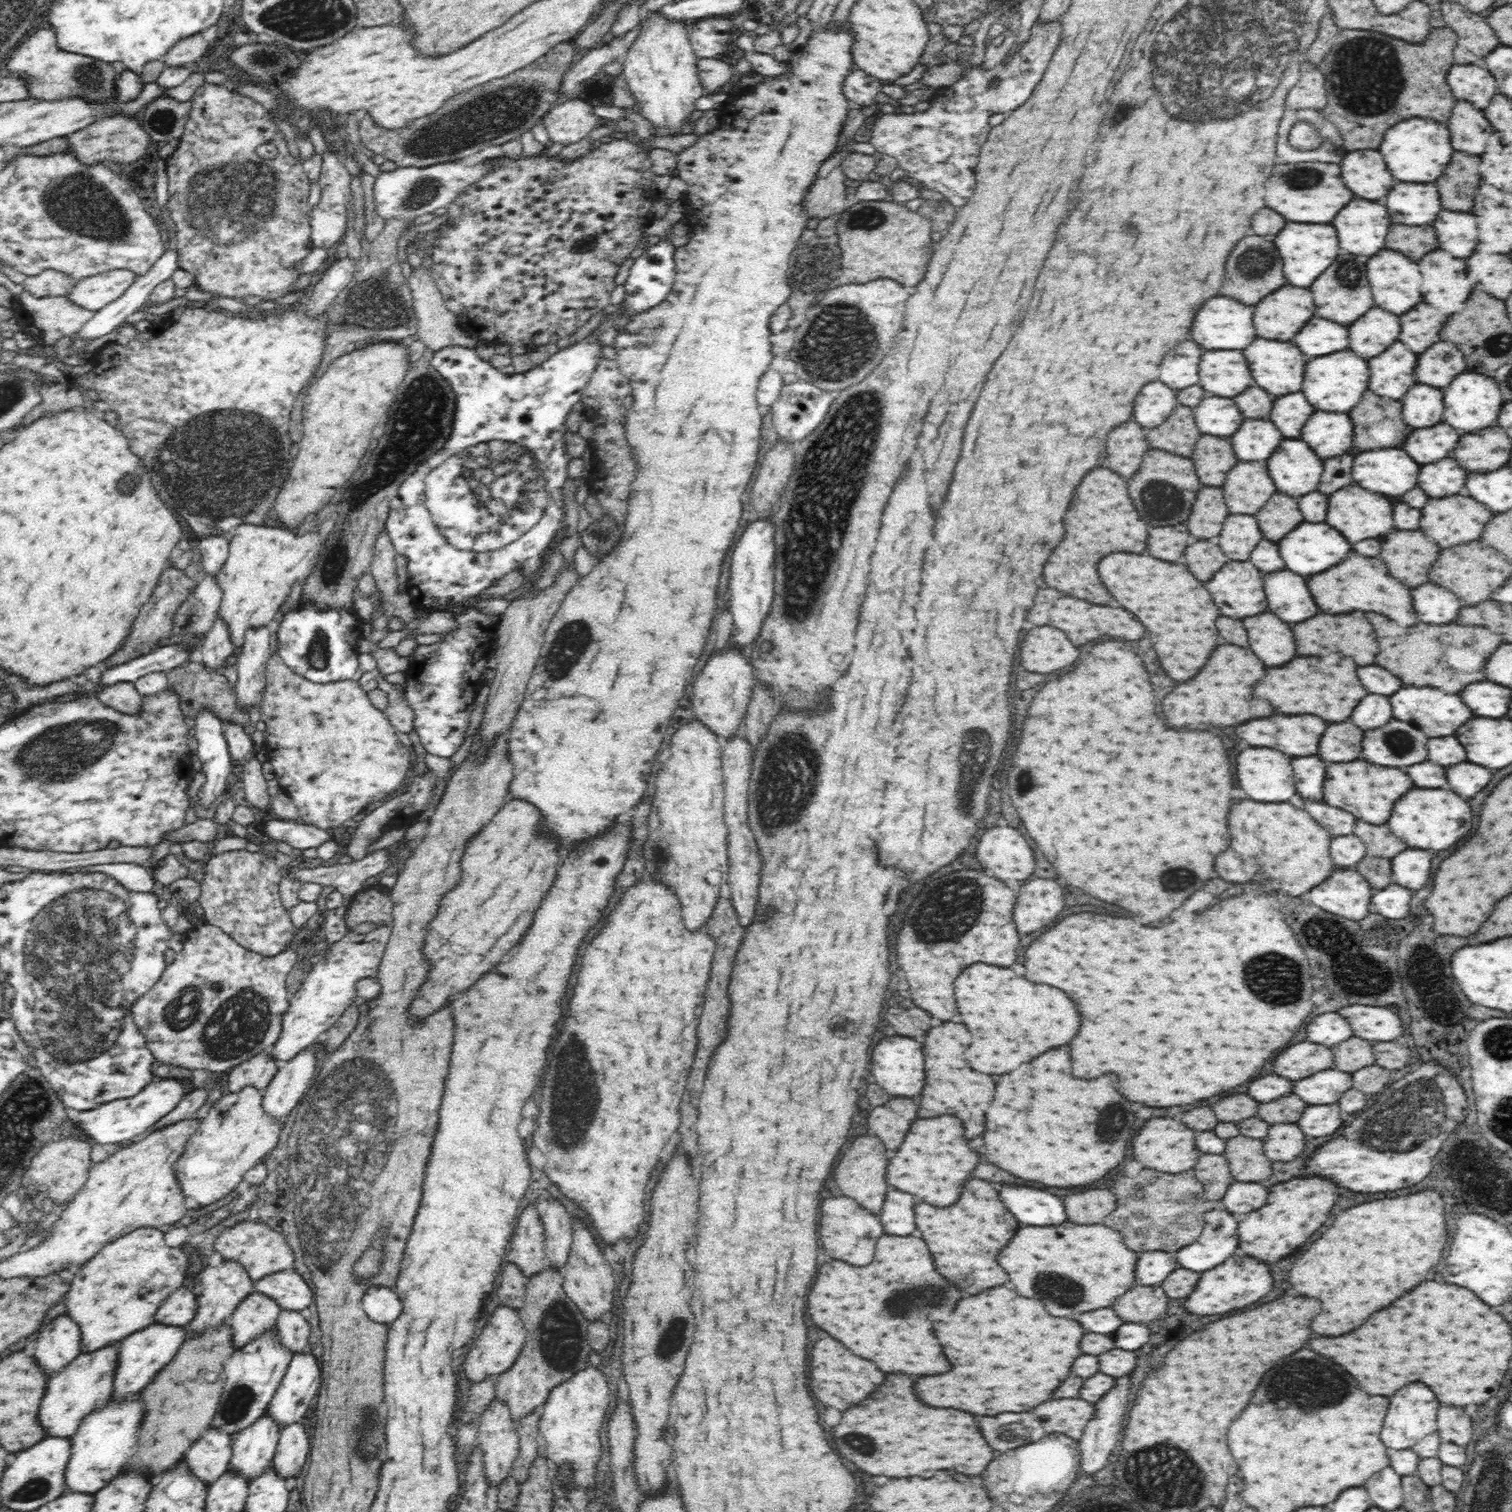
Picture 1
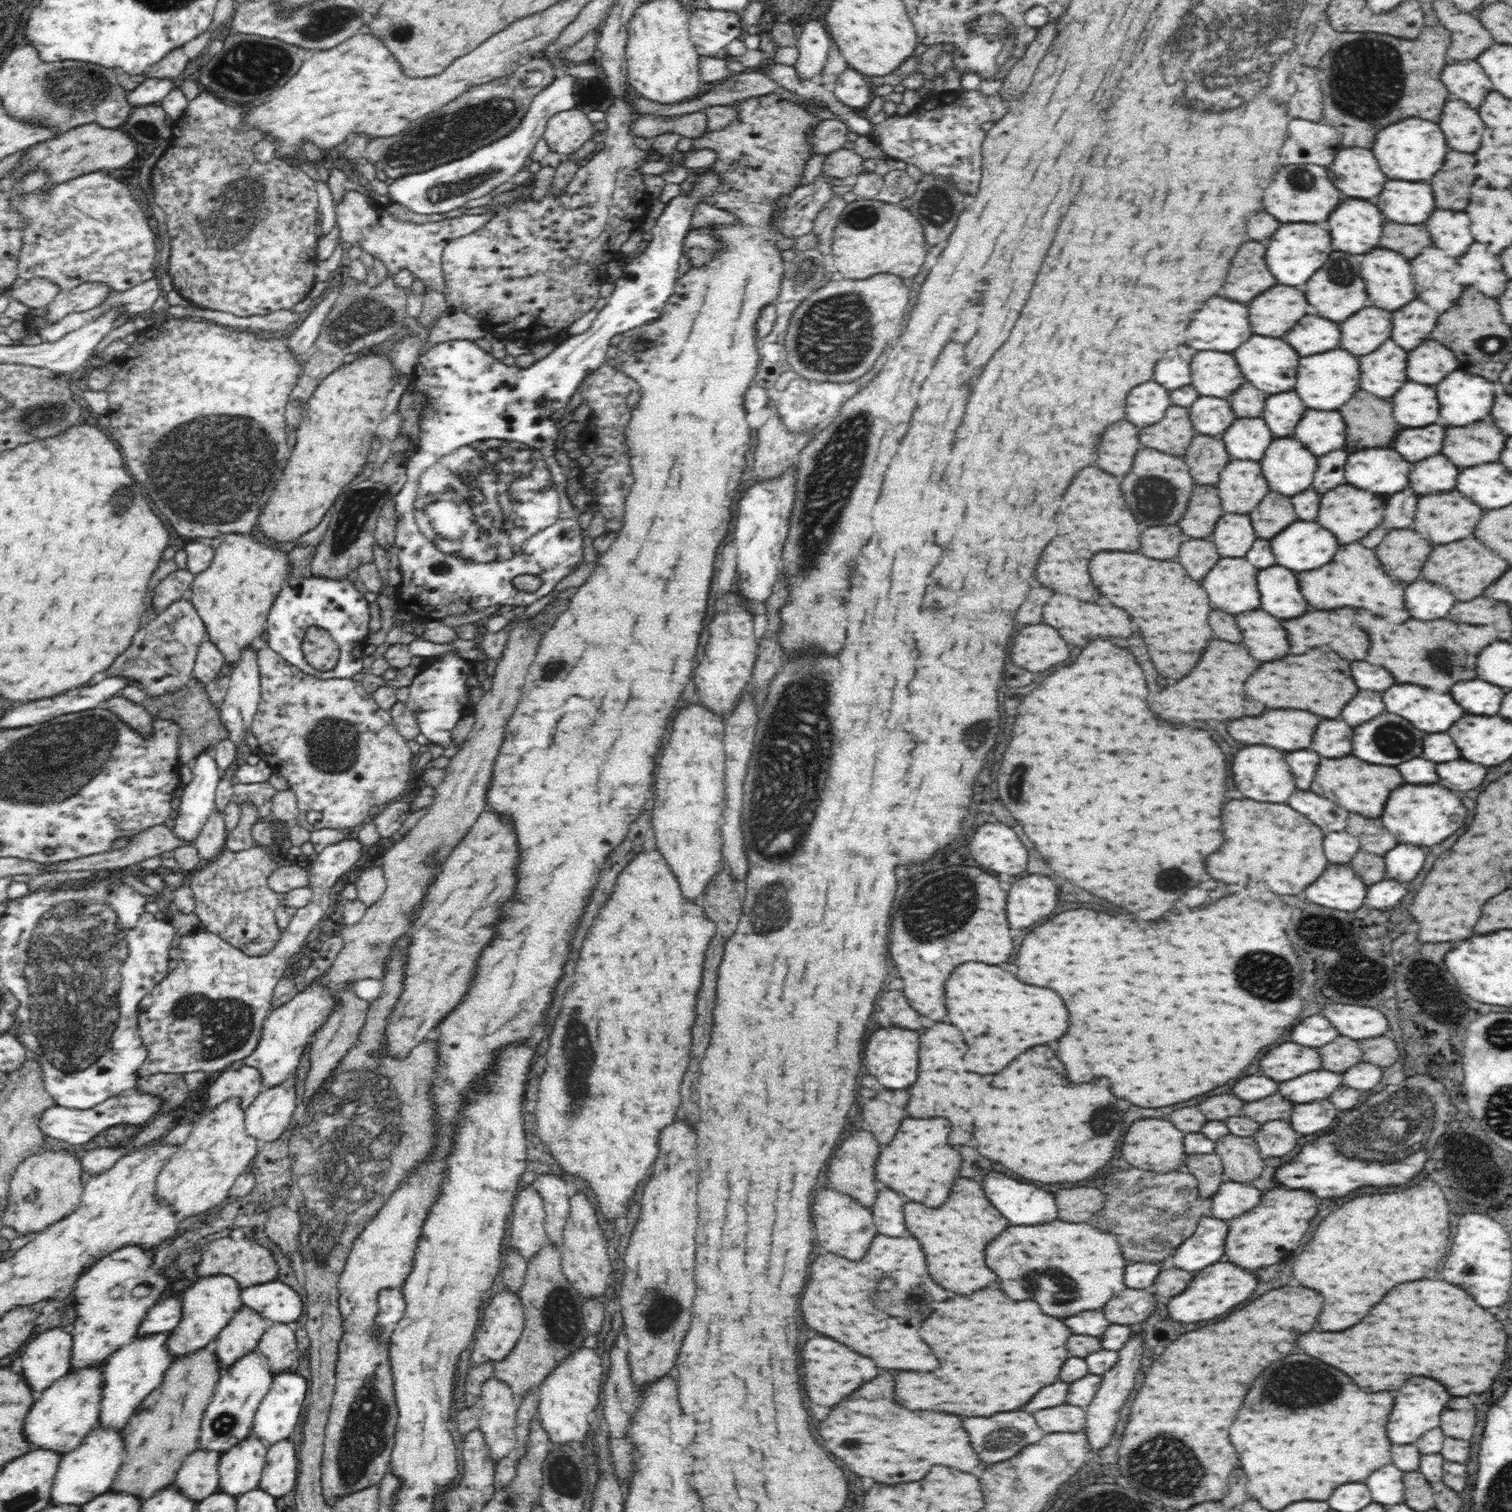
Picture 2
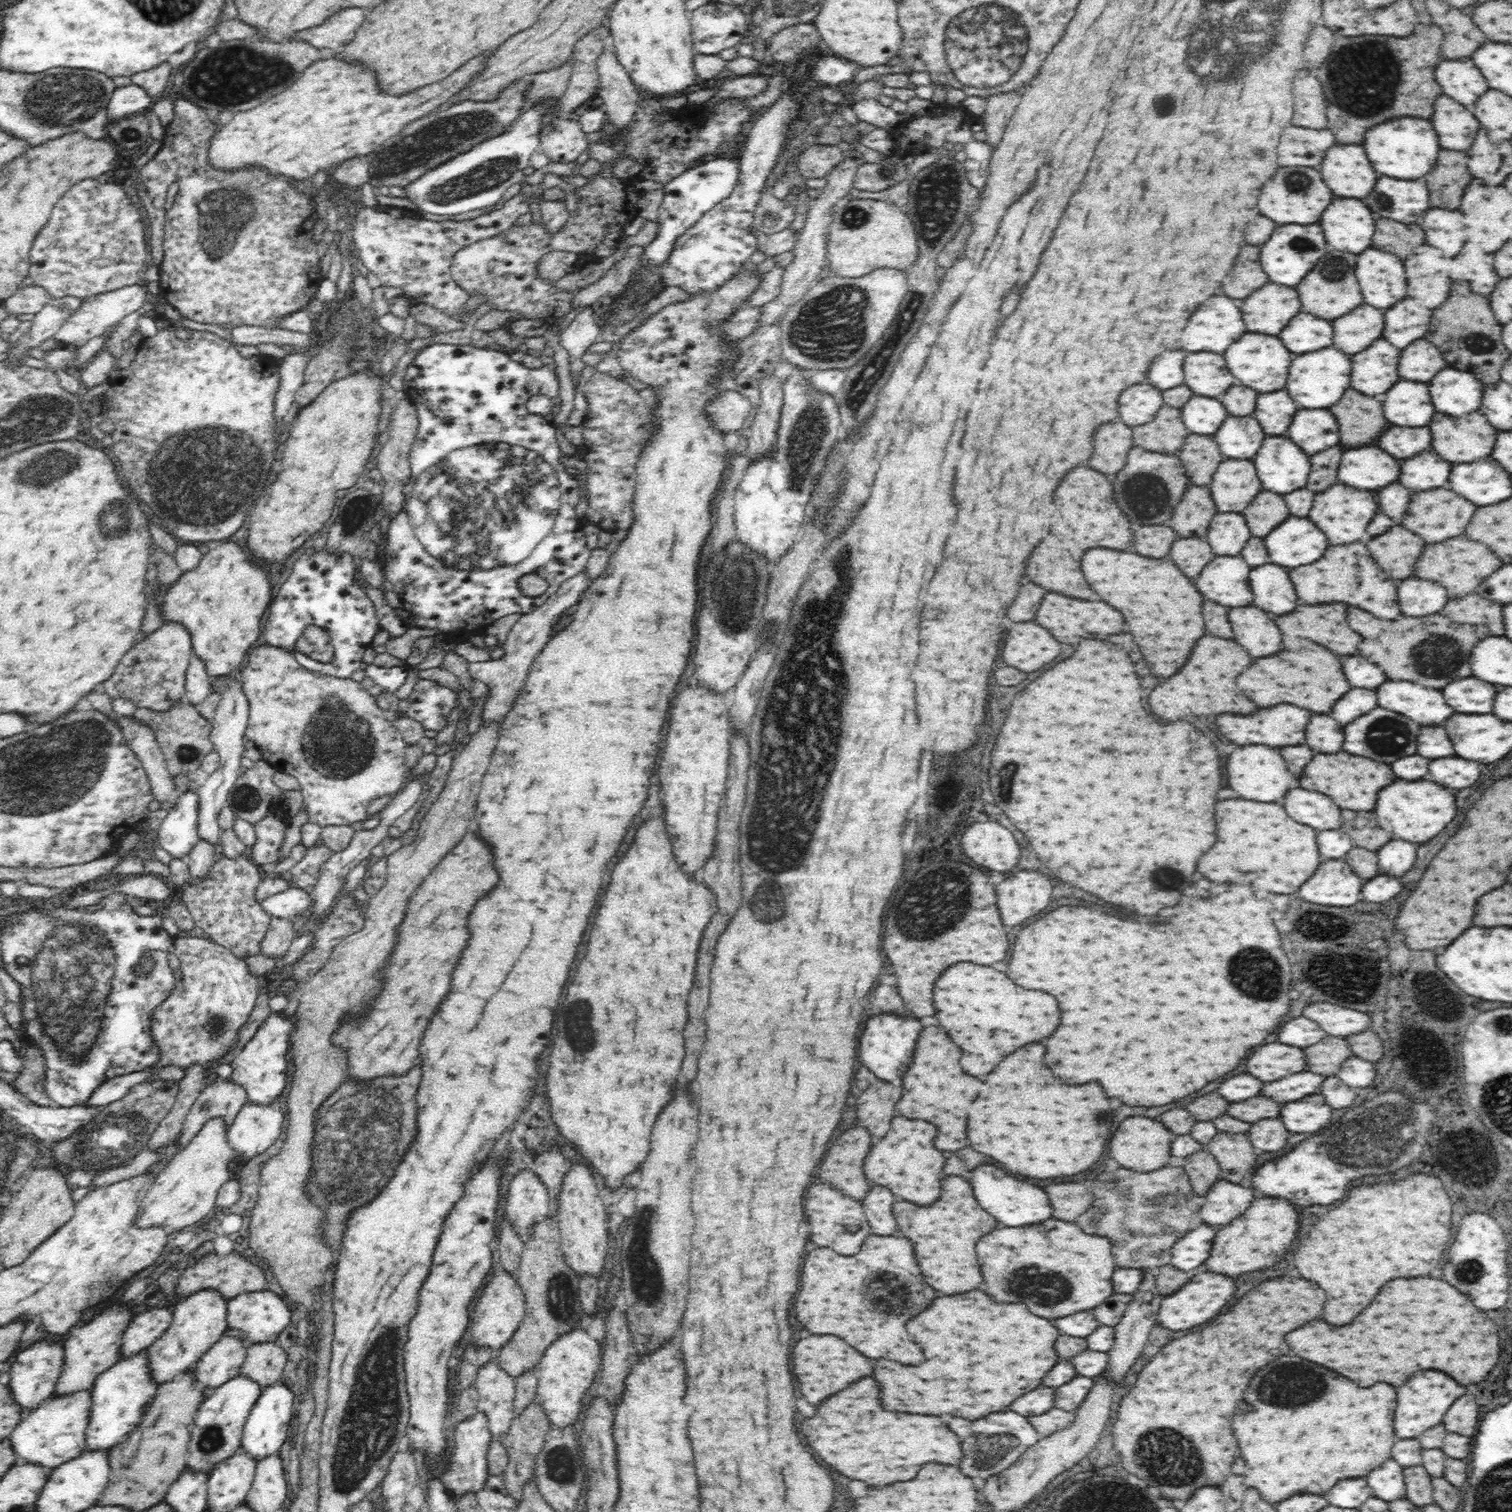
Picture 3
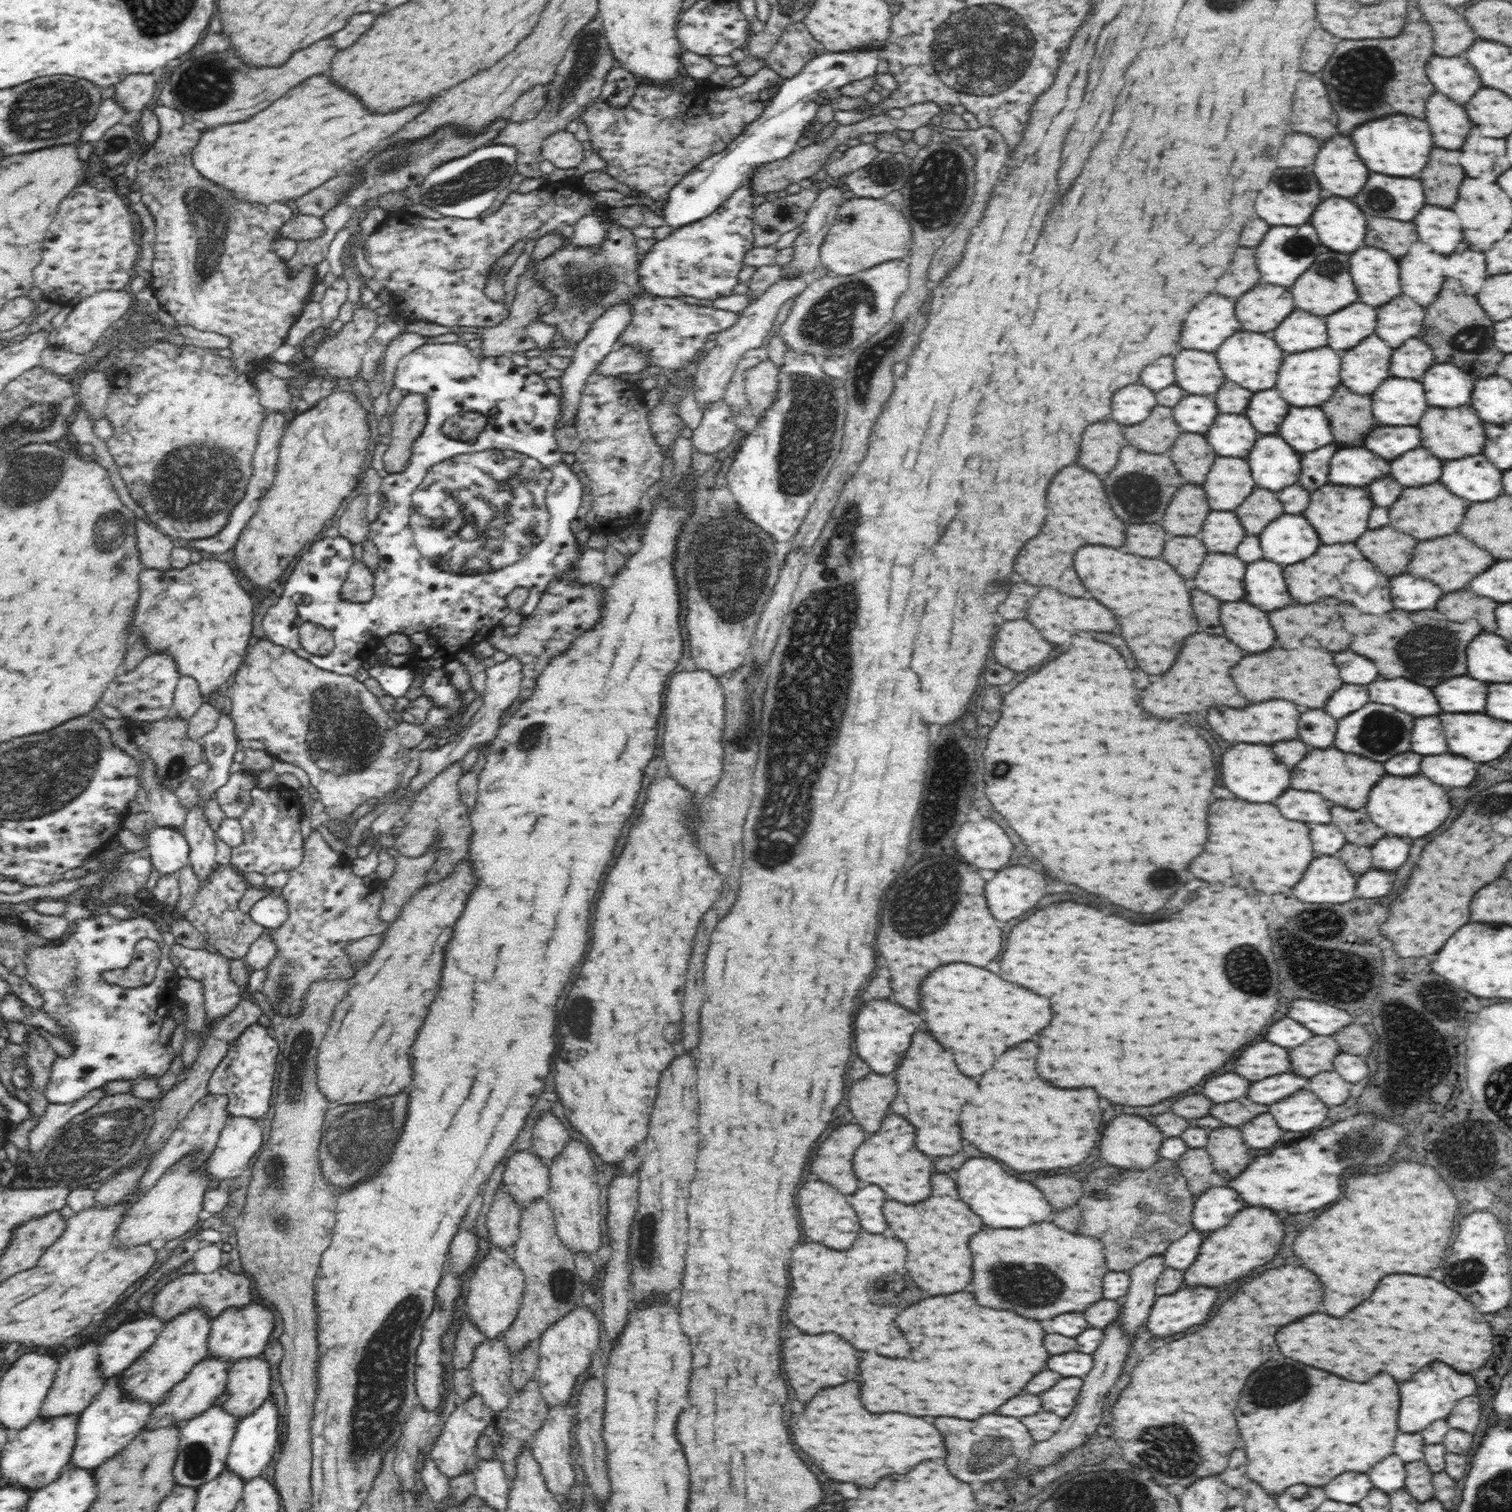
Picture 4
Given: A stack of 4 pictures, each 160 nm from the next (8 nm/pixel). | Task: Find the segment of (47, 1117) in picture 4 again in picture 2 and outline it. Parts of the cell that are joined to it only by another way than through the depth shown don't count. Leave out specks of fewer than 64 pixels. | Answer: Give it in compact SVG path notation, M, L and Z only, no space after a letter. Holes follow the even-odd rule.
M344 839L338 844L326 846L317 854L310 866L308 887L312 889L312 900L306 906L296 909L288 928L281 934L280 940L273 950L264 956L248 956L244 952L228 944L217 934L200 929L190 935L182 936L177 946L180 953L176 959L178 965L166 978L152 988L152 992L140 1000L138 1004L138 1032L148 1049L148 1056L137 1070L137 1076L152 1074L186 1074L201 1070L207 1074L228 1069L236 1060L244 1060L252 1054L260 1040L264 1021L272 1012L271 1000L274 987L287 973L291 973L297 965L302 943L308 934L330 908L330 894L334 884L346 875L354 875L356 862L360 860L362 846L356 839Z

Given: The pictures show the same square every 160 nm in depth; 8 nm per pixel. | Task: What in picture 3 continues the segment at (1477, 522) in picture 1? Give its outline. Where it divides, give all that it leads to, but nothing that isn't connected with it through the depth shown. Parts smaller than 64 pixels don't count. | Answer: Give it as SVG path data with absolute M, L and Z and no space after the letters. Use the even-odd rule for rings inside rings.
M1434 488L1434 490L1428 490L1428 492L1412 494L1410 506L1406 510L1406 516L1404 516L1402 524L1410 532L1422 536L1422 540L1432 544L1432 542L1442 542L1442 540L1448 540L1448 538L1464 534L1464 528L1470 522L1474 510L1476 510L1476 506L1472 502L1464 500L1462 496L1458 496L1456 492L1446 490L1446 488ZM1430 510L1432 510L1432 514L1428 514Z

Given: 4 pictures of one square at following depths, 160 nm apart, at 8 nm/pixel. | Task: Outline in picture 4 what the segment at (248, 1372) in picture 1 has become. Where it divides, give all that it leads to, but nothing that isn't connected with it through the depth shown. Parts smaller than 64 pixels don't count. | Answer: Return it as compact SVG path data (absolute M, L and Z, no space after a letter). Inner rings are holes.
M227 1394L219 1397L214 1406L206 1412L194 1416L181 1425L178 1456L176 1457L172 1474L176 1485L197 1488L210 1480L216 1479L220 1472L224 1471L229 1446L235 1436L237 1424L240 1418L224 1412L223 1402Z

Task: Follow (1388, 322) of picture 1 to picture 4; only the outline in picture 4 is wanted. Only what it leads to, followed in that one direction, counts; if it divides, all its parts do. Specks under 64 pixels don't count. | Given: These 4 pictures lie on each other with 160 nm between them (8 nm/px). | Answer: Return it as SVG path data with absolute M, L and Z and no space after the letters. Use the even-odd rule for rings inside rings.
M1356 302L1332 316L1326 316L1324 320L1328 326L1328 346L1334 350L1348 350L1374 334L1376 310L1368 304Z

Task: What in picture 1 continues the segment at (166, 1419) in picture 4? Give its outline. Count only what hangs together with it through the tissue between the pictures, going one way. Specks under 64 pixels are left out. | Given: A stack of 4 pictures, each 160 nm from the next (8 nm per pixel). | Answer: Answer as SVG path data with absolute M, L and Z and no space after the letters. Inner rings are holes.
M258 1292L246 1297L228 1318L232 1329L232 1344L236 1349L256 1340L262 1332L275 1330L281 1308L272 1300Z

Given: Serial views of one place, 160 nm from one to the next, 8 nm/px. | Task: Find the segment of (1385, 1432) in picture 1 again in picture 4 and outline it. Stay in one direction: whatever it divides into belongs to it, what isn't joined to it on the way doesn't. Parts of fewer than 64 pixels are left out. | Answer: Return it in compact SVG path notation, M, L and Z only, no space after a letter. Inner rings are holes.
M1442 1362L1428 1364L1428 1368L1422 1368L1420 1372L1416 1372L1416 1376L1412 1376L1412 1380L1400 1386L1400 1414L1398 1414L1400 1432L1420 1433L1435 1420L1446 1419L1448 1412L1452 1412L1460 1398L1472 1396L1474 1392L1476 1382L1468 1374L1460 1374Z

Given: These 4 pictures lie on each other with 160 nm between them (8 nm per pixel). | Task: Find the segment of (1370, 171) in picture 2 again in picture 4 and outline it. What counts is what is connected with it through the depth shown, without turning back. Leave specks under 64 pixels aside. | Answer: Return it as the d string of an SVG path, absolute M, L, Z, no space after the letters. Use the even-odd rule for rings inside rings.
M1334 136L1318 151L1310 168L1320 186L1332 196L1354 196L1368 180L1368 168L1356 156L1352 140L1346 136Z

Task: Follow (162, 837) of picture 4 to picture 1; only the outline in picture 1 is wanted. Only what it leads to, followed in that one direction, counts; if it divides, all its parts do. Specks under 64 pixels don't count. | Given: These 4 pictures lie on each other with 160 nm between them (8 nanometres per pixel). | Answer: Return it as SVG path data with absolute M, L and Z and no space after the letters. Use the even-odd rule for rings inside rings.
M203 709L191 721L192 734L198 740L197 755L202 763L201 772L206 774L206 782L201 786L198 804L208 808L220 794L226 793L226 785L232 778L233 765L226 736L222 735L222 720L210 709Z

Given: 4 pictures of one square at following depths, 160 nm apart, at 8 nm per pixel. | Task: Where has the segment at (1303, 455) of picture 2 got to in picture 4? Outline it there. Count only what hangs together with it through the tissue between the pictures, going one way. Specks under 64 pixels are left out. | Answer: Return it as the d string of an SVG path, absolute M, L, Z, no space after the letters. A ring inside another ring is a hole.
M1268 435L1256 440L1246 459L1254 482L1262 488L1276 492L1298 482L1300 456L1280 436Z

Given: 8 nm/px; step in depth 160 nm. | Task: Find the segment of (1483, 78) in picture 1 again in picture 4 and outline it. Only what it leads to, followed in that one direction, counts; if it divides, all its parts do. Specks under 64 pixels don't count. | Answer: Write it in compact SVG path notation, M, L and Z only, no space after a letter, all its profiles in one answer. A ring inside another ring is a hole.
M1432 56L1428 60L1426 72L1438 92L1460 104L1466 104L1474 92L1482 88L1476 70L1468 64L1466 58Z

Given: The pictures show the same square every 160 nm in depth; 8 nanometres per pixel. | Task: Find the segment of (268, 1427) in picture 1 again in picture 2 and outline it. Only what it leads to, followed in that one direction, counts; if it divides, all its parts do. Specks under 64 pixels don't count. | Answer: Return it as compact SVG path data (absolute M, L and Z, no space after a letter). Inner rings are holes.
M251 1434L221 1454L218 1463L219 1490L230 1496L257 1488L269 1445Z

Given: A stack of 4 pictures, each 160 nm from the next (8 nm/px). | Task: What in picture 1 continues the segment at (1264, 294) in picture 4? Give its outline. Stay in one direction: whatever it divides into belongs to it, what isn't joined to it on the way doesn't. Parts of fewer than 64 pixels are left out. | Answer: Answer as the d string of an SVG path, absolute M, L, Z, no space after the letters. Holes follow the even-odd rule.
M1282 286L1254 306L1256 334L1268 340L1290 340L1314 314L1308 288Z

